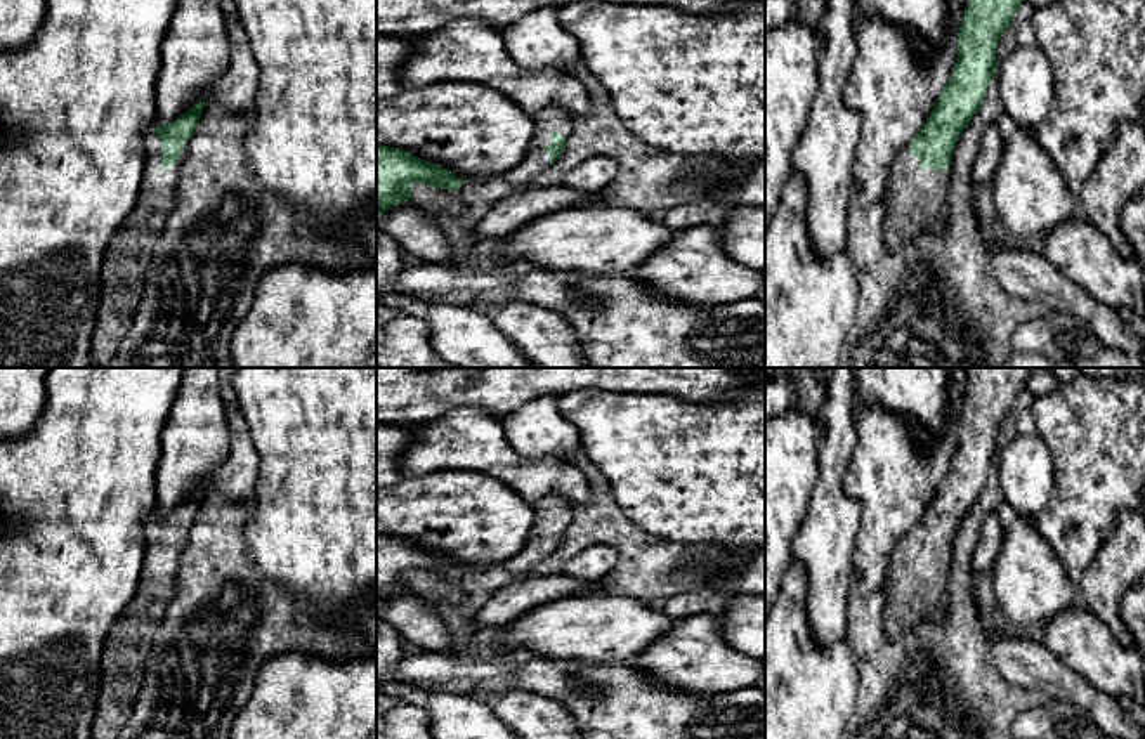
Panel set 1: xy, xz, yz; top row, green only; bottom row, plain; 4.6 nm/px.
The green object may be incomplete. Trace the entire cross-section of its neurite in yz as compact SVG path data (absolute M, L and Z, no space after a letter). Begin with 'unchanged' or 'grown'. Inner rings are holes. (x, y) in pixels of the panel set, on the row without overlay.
grown; M966 368L968 390L951 467L921 519L899 540L892 553L883 585L887 638L899 638L919 621L940 619L954 534L980 496L998 458L996 437L1001 423L1037 370Z

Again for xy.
grown; M206 491L165 515L146 520L146 550L139 586L109 628L101 654L101 690L90 739L118 739L142 687L153 637L173 598L180 553Z

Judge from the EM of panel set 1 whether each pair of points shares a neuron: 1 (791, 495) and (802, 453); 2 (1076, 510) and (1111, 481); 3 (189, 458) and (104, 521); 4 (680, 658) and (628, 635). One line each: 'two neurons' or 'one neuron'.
1: one neuron
2: one neuron
3: two neurons
4: two neurons

